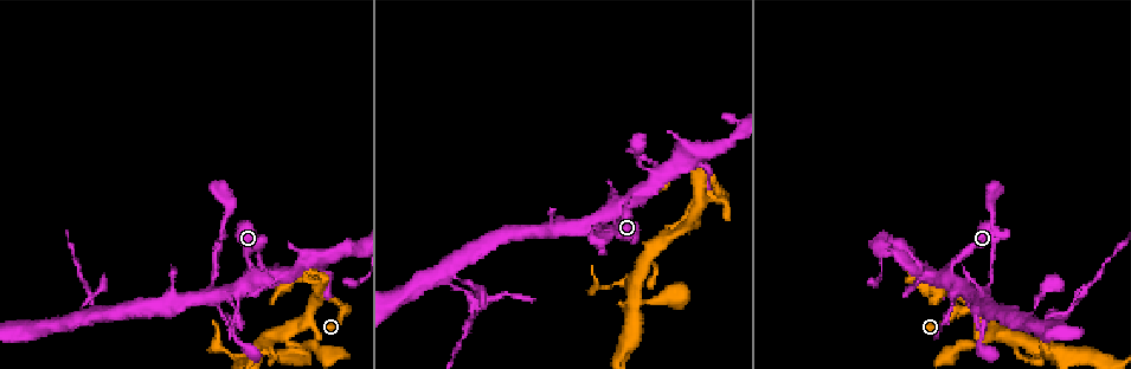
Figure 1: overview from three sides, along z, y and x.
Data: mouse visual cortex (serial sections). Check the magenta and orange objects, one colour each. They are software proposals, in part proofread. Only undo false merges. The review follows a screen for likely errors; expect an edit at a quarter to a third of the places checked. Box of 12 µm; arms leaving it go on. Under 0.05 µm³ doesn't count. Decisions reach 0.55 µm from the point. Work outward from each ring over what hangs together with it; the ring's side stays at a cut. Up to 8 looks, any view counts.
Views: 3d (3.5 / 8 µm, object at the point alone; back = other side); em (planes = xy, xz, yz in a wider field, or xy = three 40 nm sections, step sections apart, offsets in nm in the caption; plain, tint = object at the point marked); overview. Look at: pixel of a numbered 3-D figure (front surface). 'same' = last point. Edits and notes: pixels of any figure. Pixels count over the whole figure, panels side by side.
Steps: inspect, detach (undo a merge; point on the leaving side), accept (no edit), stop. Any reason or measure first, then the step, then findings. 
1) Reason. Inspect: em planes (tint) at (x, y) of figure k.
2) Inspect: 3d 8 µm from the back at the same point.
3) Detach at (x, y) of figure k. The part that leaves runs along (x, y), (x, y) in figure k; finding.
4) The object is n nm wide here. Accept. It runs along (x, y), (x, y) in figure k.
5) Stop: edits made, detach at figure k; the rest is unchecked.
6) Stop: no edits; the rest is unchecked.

Sharp bend. Inspect: 3d 3.5 µm at (300, 279) of figure 1.

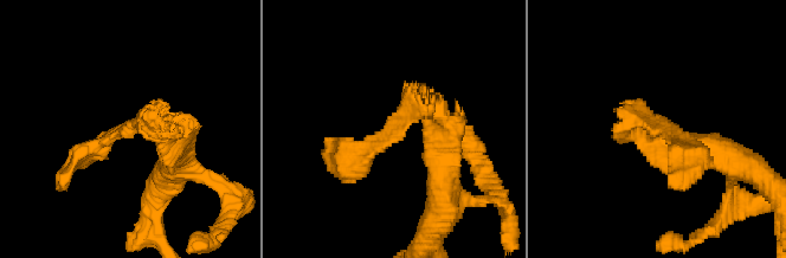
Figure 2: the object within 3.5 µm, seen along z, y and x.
Now the EM. Inspect: em xy step 2 (tint) at (652, 125) of figure 2.

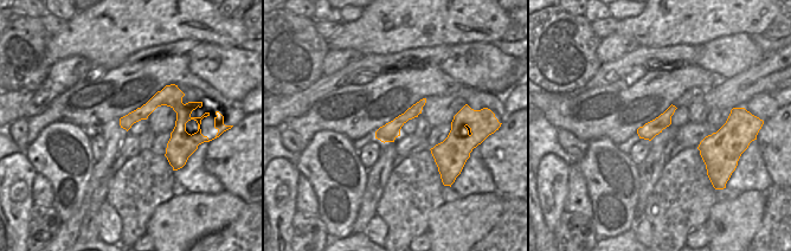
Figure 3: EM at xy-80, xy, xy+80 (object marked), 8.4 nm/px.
The object is 160 nm wide here. Accept. It runs along (438, 129), (413, 100), (345, 163) in figure 2; one cell here.

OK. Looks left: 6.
Sharp bend. Inspect: 3d 3.5 µm from the back at (994, 328) of figure 1.

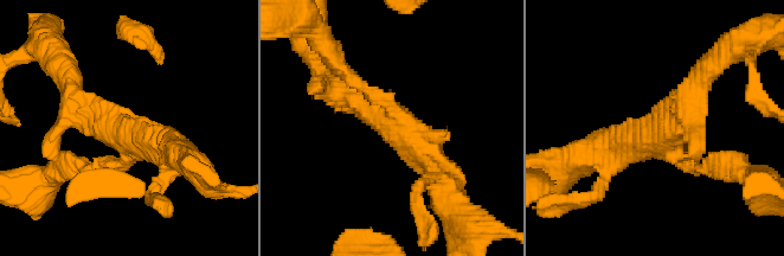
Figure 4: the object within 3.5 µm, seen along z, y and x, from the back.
3 arms meet here; the arms are 200, 350, 450 nm wide. Inspect: em xy step 1 (tint) at (664, 132) of figure 4.

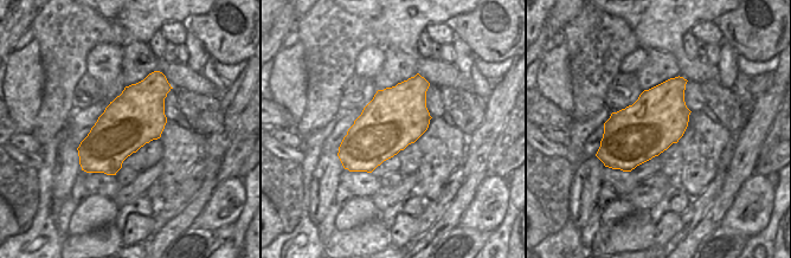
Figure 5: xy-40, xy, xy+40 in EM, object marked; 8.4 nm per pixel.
Accept. It runs along (336, 88), (403, 133), (438, 173) in figure 4; one cell here.

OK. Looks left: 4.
Small branch off a trunk. Inspect: 3d 8 µm at (625, 280) of figure 1.

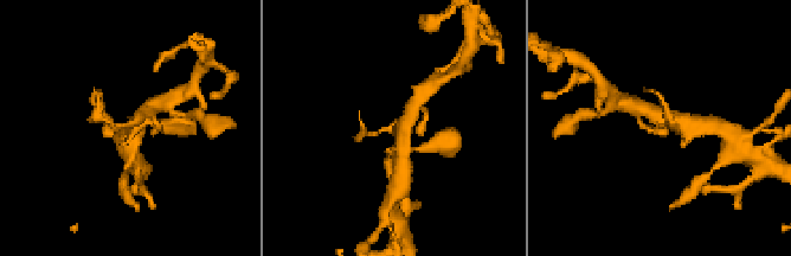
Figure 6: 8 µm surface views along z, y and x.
Inspect: 3d 3.5 µm at (658, 126) of figure 6.

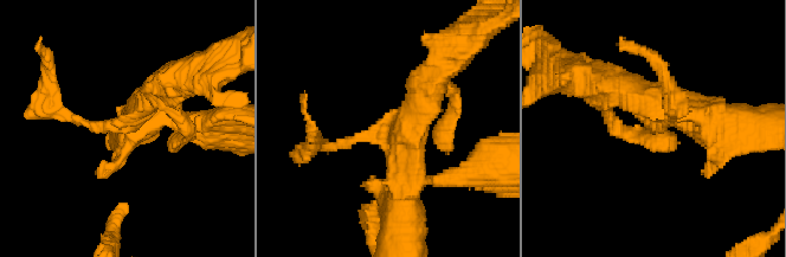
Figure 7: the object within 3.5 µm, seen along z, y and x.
Shape alone is not enough. Inspect: em xy step 3 (tint) at (387, 128) of figure 7.

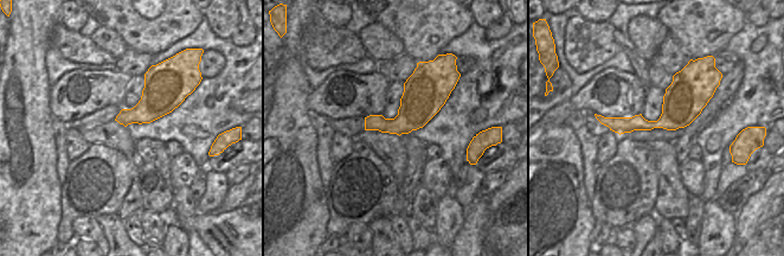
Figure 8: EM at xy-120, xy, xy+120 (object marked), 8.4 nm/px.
The object is 300 nm wide here. Detach at (59, 109) of figure 7. The part that leaves runs along (98, 124), (51, 100), (43, 49) in figure 7; two cells meet here.

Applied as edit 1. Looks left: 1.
Stop: edits made, detach at figure 7; the rest is unchecked.

